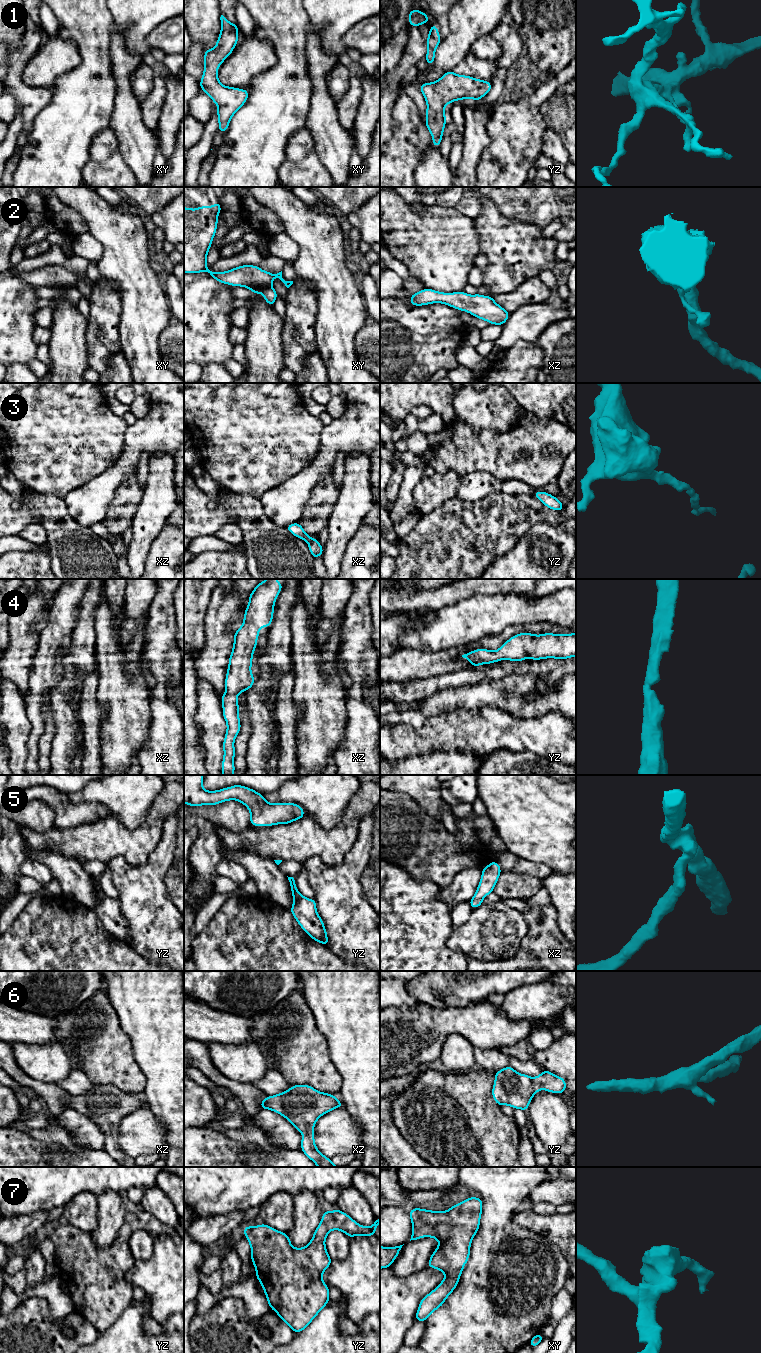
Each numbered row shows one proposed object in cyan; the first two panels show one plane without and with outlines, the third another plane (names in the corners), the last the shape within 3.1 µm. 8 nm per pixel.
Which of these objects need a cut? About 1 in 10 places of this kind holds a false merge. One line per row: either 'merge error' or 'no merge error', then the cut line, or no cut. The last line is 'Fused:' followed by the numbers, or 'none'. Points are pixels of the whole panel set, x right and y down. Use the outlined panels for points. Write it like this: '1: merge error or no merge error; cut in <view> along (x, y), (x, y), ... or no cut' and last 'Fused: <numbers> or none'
1: no merge error; no cut
2: no merge error; no cut
3: no merge error; no cut
4: no merge error; no cut
5: no merge error; no cut
6: no merge error; no cut
7: no merge error; no cut
Fused: none

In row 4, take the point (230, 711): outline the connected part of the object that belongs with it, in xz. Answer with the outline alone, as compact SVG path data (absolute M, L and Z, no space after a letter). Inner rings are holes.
M266 579L264 582L259 582L249 596L243 624L234 633L233 650L229 657L225 679L226 693L221 696L222 712L227 723L223 742L223 775L233 775L235 772L234 741L241 729L237 695L252 688L255 682L250 668L257 646L259 628L271 626L274 604L282 587L283 584L278 583L277 579Z

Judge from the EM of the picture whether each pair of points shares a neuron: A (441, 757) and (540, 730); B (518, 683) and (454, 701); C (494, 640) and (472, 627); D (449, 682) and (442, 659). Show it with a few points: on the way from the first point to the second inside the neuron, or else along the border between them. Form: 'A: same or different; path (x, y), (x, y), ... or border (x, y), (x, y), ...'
A: different; border (437, 752), (466, 751), (484, 756)
B: same; path (502, 689), (497, 694), (483, 694), (470, 697)
C: different; border (508, 625), (498, 634), (483, 635), (465, 645)
D: different; border (469, 666), (423, 678)

